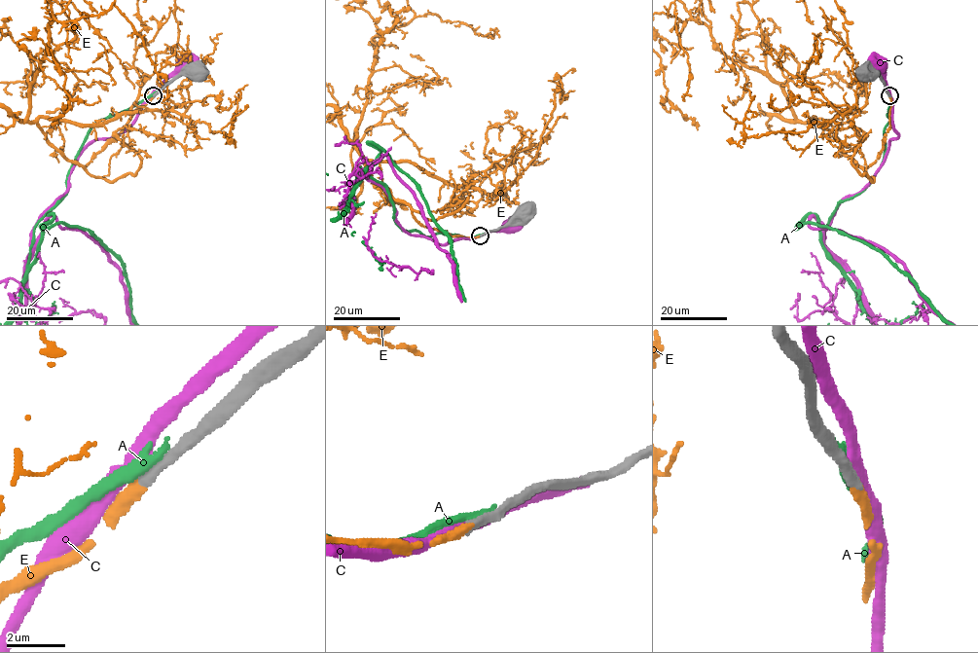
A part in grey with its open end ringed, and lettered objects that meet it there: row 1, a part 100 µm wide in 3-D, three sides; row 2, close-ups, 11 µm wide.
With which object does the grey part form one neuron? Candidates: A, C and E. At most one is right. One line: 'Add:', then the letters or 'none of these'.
Add: E

